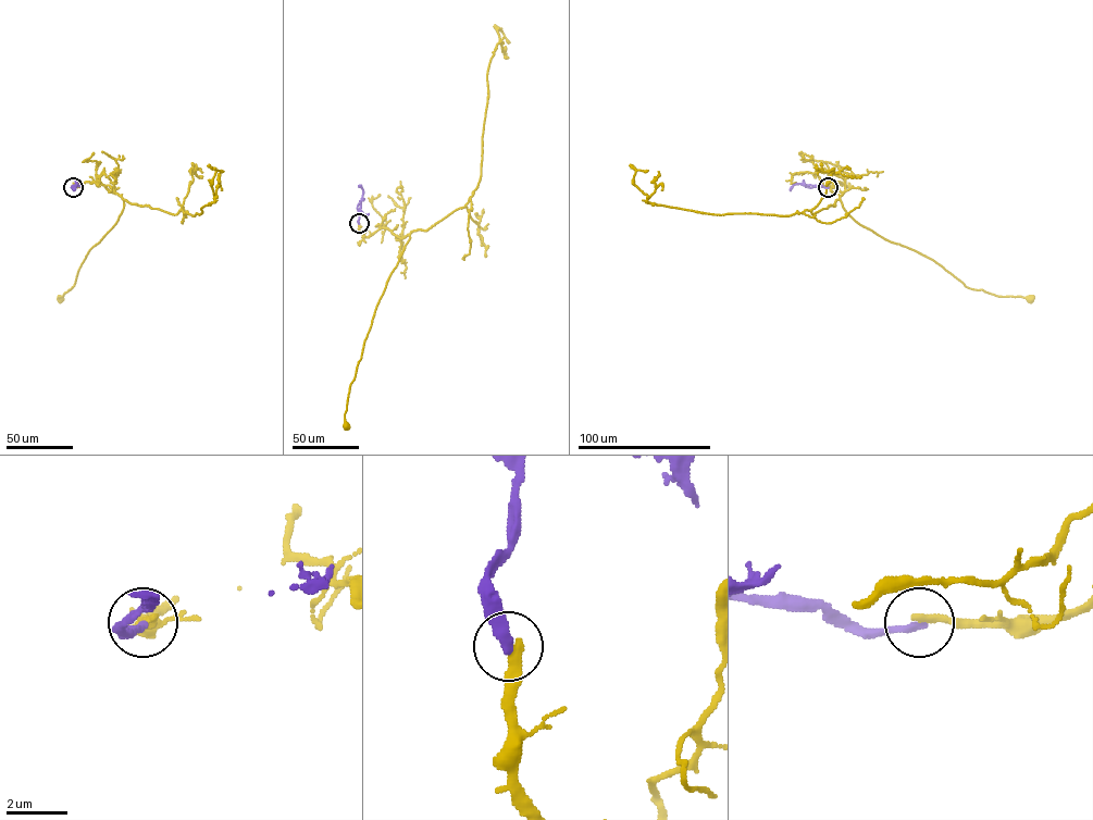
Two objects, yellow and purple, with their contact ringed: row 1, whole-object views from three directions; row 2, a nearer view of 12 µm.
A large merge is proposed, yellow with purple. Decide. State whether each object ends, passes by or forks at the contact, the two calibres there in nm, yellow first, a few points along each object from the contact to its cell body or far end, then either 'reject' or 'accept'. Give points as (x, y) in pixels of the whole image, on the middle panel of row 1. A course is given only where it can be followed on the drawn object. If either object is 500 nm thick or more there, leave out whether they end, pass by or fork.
yellow ends there; purple ends there; 280 nm thick on the yellow side, 280 nm on the other; yellow runs (359, 223), (365, 236), (387, 227), (410, 238), (364, 342), (348, 393), (345, 425); purple runs (359, 223), (363, 190), (358, 185); reject

